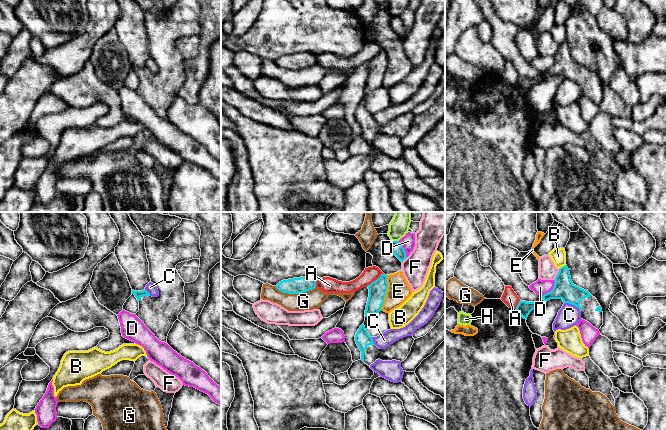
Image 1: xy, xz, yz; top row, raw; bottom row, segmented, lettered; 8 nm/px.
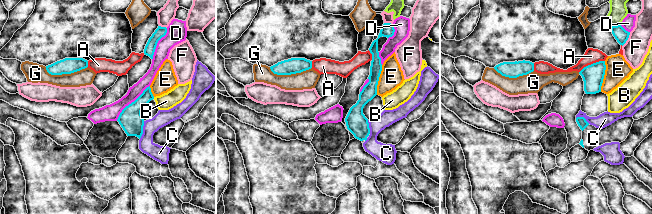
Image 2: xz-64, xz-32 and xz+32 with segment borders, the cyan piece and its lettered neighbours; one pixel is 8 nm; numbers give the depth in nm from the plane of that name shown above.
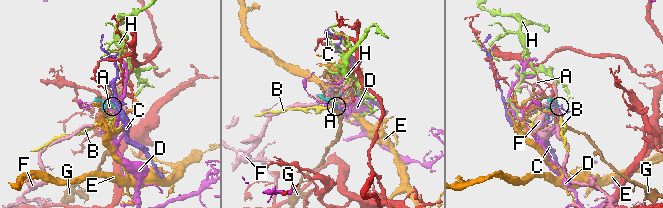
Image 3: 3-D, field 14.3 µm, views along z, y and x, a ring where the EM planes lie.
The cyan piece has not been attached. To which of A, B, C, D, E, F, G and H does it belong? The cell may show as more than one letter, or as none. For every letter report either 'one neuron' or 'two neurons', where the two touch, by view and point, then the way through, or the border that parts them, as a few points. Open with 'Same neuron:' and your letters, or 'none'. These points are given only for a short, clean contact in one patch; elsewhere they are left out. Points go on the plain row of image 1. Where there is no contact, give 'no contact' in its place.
Same neuron: none
A: two neurons; meets cyan in xz at (375, 56)
B: two neurons; meets cyan in yz at (563, 42)
C: two neurons; meets cyan in yz at (572, 80)
D: two neurons; meets cyan in yz at (552, 65)
E: two neurons; meets cyan in xz at (385, 69); border along xz (387, 51), (387, 67), (381, 86)
F: two neurons; meets cyan in yz at (557, 51)
G: two neurons; meets cyan in xz at (295, 69)
H: two neurons; meets cyan in xz at (395, 17); border along xz (391, 16), (398, 17)

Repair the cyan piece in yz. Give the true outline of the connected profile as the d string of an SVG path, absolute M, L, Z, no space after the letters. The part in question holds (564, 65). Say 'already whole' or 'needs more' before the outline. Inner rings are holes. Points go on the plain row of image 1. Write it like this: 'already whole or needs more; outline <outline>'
needs more; outline M567 41L559 45L554 59L553 65L542 72L543 76L562 75L564 79L578 83L581 95L599 106L603 101L602 84L588 67L573 60Z

